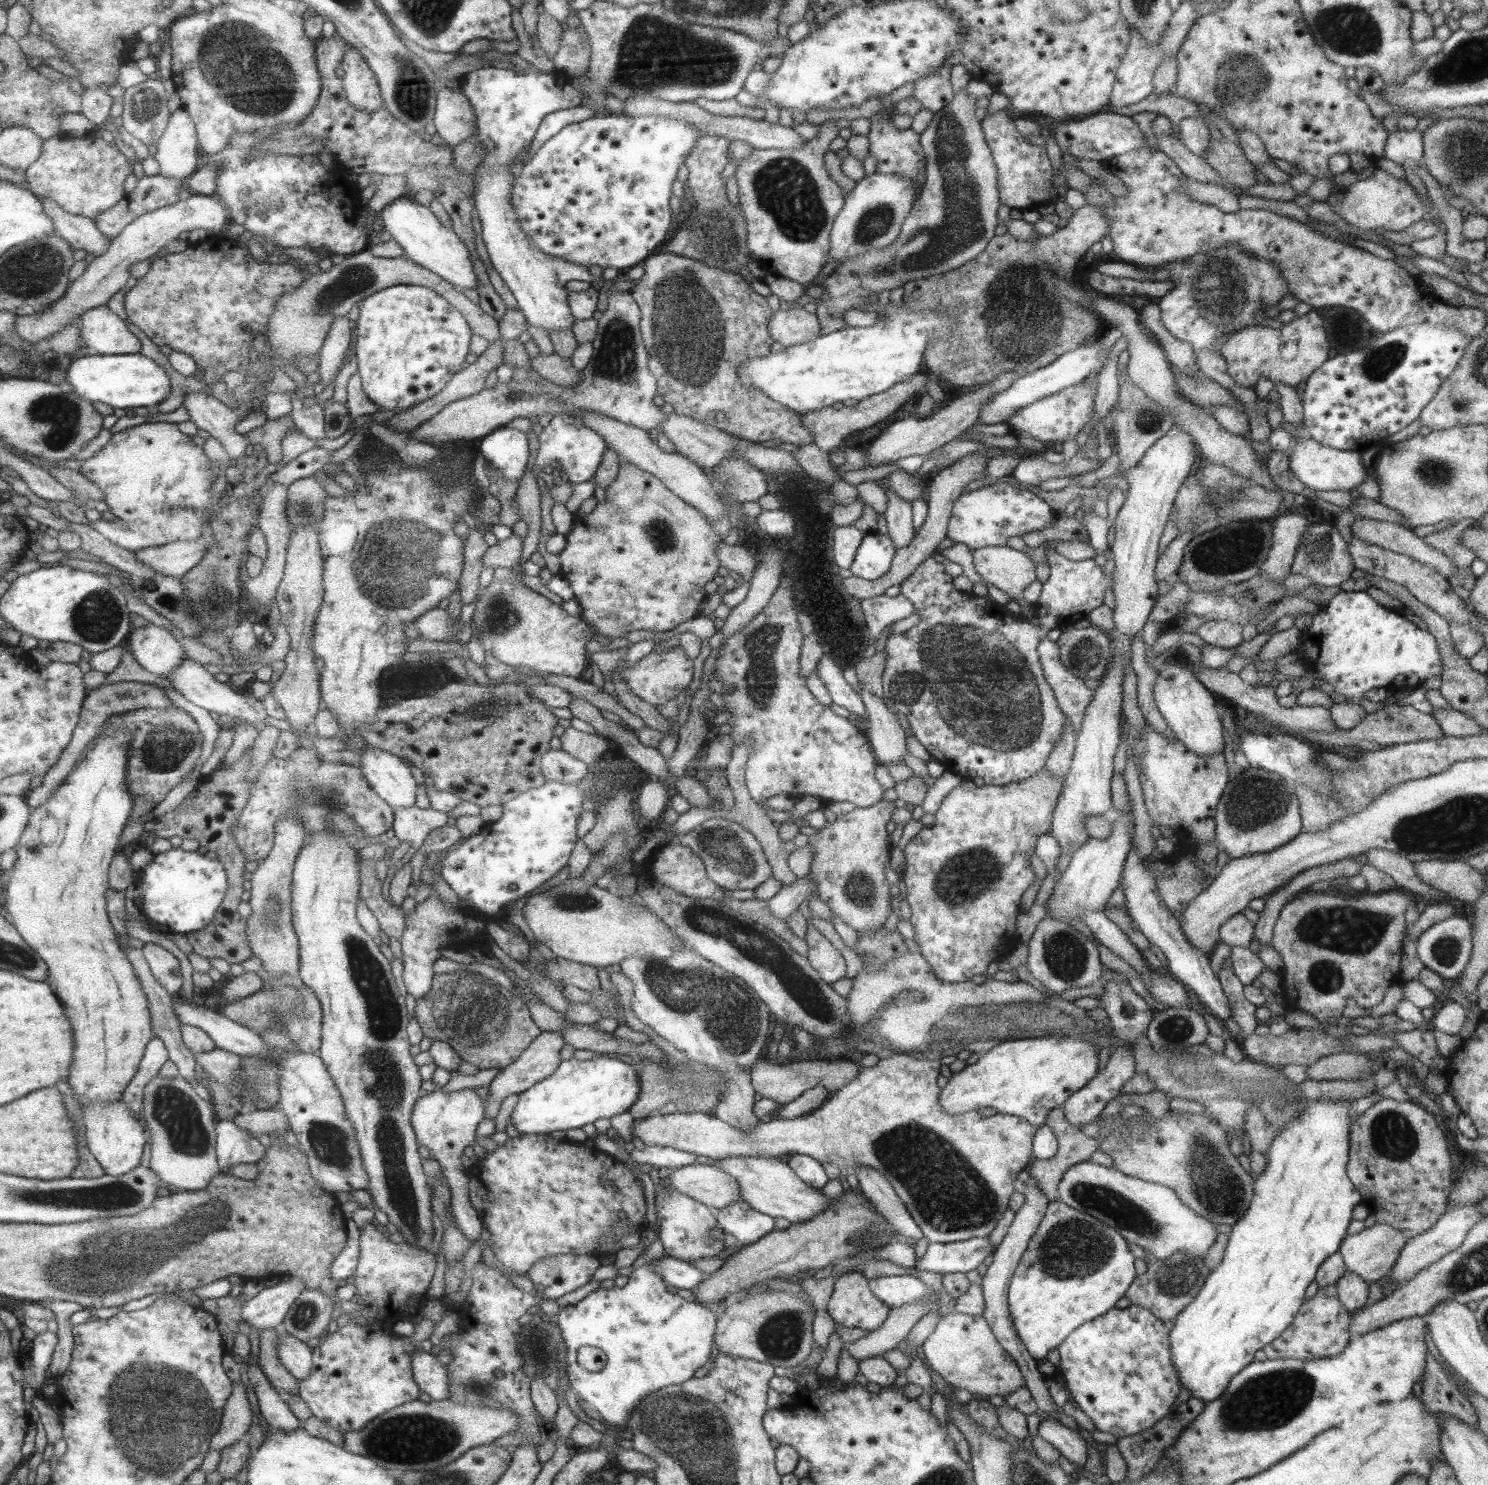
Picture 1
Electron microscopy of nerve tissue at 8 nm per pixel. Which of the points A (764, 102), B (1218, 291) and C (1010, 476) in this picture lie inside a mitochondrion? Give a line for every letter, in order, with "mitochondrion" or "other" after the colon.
A: other
B: mitochondrion
C: other

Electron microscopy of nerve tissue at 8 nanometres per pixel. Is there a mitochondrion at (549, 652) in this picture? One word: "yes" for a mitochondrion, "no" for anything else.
no

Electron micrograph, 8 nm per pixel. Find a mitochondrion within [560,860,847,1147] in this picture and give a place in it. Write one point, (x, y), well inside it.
(722, 1007)

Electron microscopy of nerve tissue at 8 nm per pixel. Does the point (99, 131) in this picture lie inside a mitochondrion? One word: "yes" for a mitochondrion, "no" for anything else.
no

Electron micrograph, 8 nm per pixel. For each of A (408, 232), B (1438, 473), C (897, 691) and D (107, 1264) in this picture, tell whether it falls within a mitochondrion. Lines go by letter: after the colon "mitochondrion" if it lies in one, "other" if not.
A: other
B: mitochondrion
C: mitochondrion
D: mitochondrion

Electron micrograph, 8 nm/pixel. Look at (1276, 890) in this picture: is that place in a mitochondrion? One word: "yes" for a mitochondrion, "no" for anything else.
no

